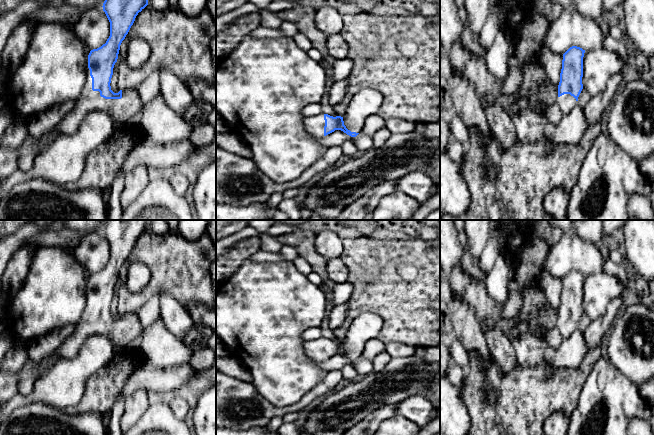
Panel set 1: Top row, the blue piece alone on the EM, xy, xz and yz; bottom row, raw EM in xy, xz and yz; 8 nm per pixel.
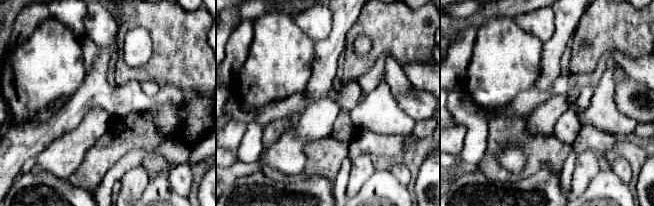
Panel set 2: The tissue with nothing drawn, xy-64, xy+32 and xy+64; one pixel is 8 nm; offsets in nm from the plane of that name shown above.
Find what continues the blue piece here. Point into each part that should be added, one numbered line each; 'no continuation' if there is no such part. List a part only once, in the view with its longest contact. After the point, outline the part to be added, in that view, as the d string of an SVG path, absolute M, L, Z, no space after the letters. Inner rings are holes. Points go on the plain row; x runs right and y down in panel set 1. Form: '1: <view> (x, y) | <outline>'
1: xy (121, 334) | M87 292L87 305L84 309L84 312L75 325L74 333L59 347L53 354L59 359L71 359L77 356L84 340L90 337L93 334L105 334L112 341L115 348L126 349L128 344L136 339L144 330L144 326L140 323L140 320L136 312L130 312L127 314L122 314L121 323L105 323L100 320L99 315L92 314L92 302L90 300L90 294Z

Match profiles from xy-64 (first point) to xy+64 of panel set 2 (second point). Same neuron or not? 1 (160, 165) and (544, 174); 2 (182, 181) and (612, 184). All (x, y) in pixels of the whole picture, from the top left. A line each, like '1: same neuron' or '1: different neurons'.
1: different neurons
2: different neurons

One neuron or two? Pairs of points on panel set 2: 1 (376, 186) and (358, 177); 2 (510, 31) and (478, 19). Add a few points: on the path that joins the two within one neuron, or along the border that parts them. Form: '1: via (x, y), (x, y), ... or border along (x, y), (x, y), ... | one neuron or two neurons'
1: border along (375, 171), (362, 188), (353, 195) | two neurons
2: border along (508, 15), (487, 18), (476, 29) | two neurons

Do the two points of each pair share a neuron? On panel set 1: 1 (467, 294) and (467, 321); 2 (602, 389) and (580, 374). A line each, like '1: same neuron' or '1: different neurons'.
1: different neurons
2: different neurons

